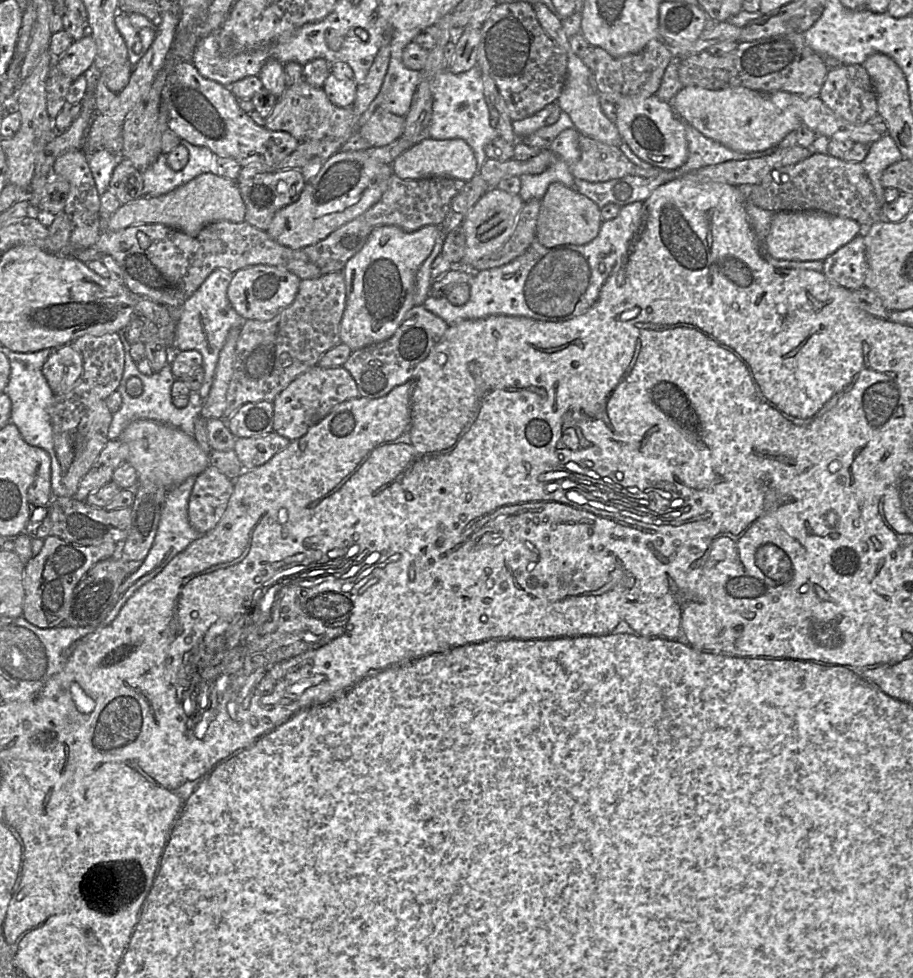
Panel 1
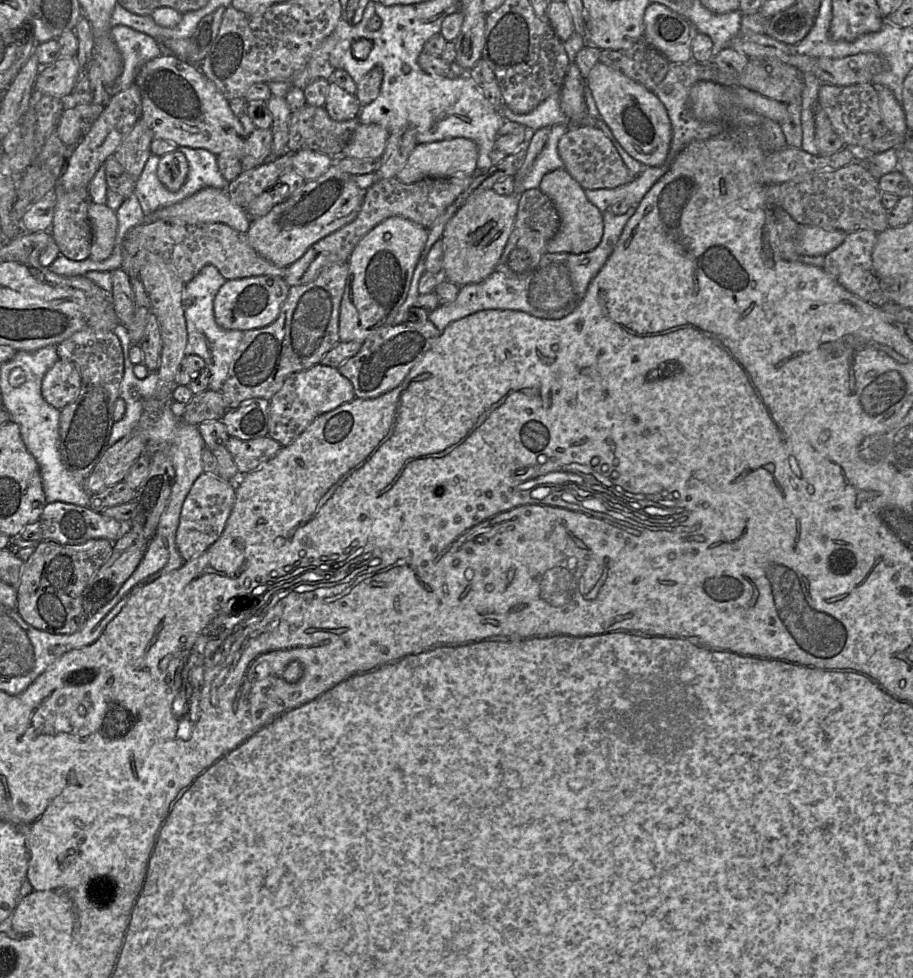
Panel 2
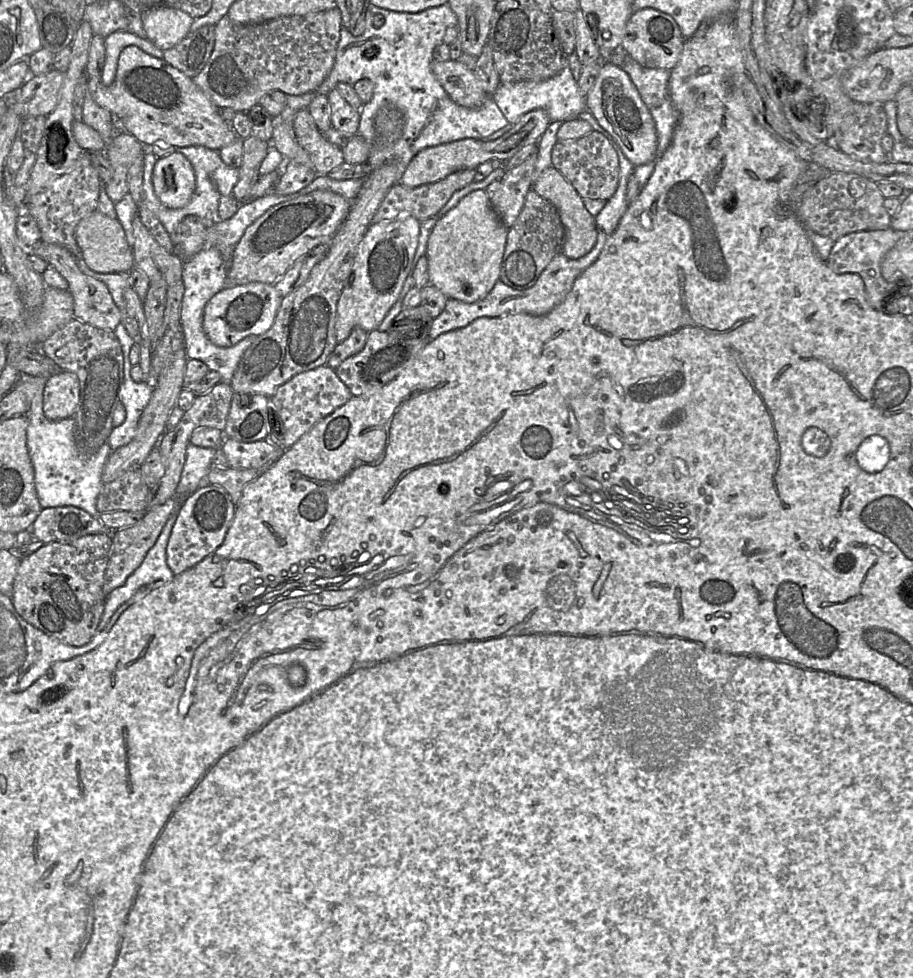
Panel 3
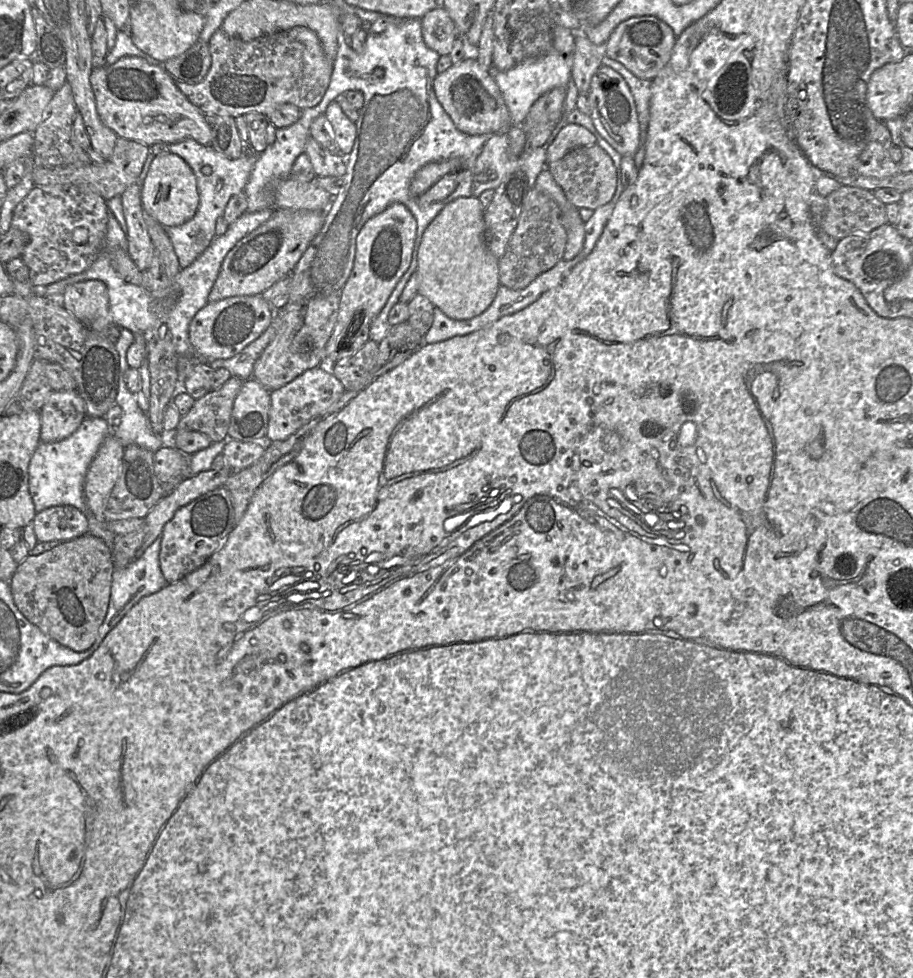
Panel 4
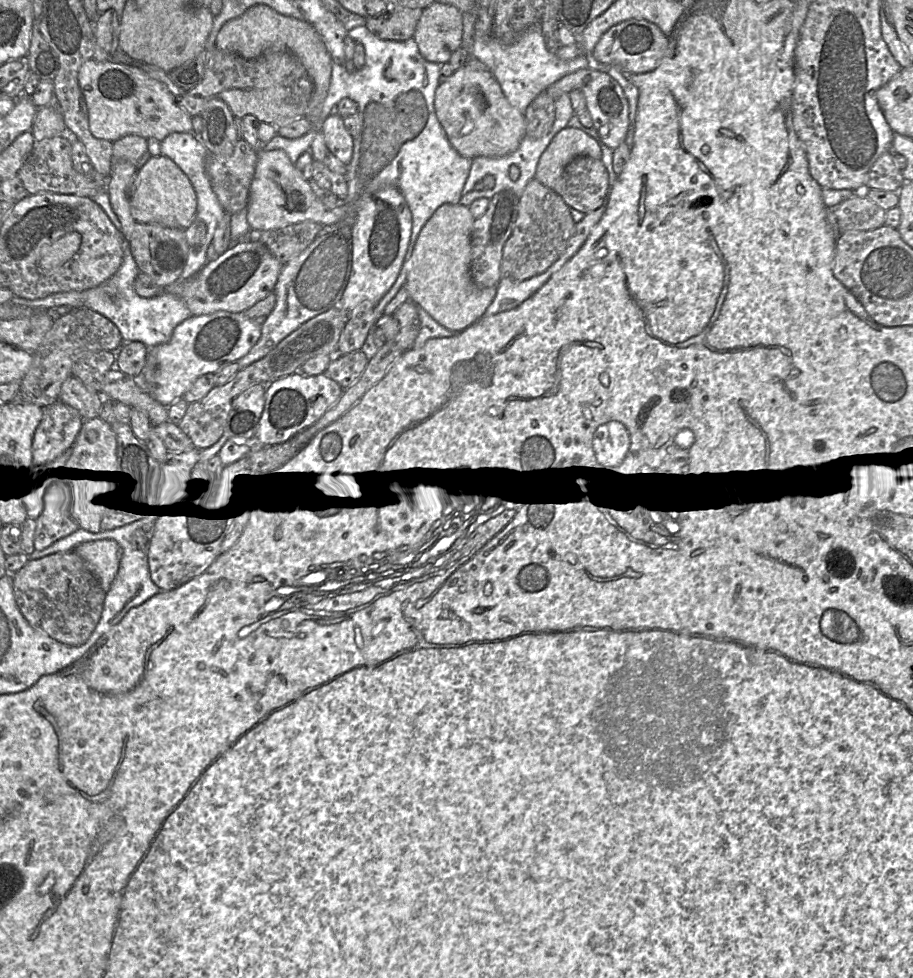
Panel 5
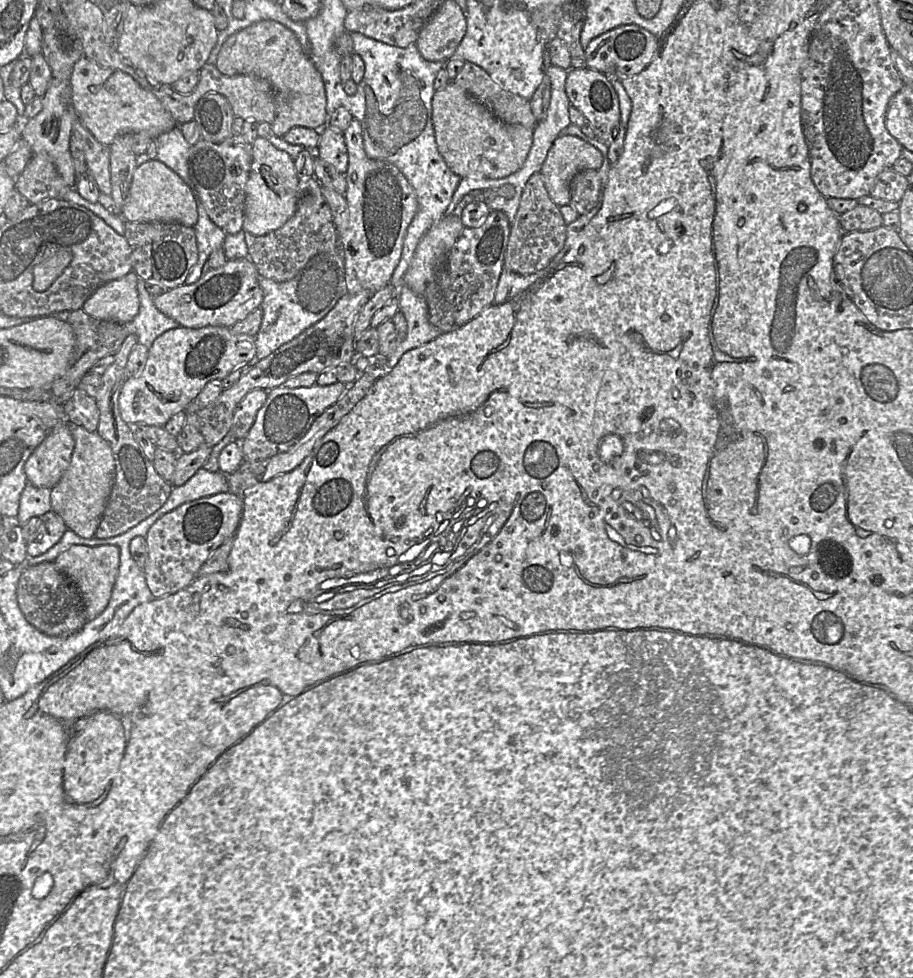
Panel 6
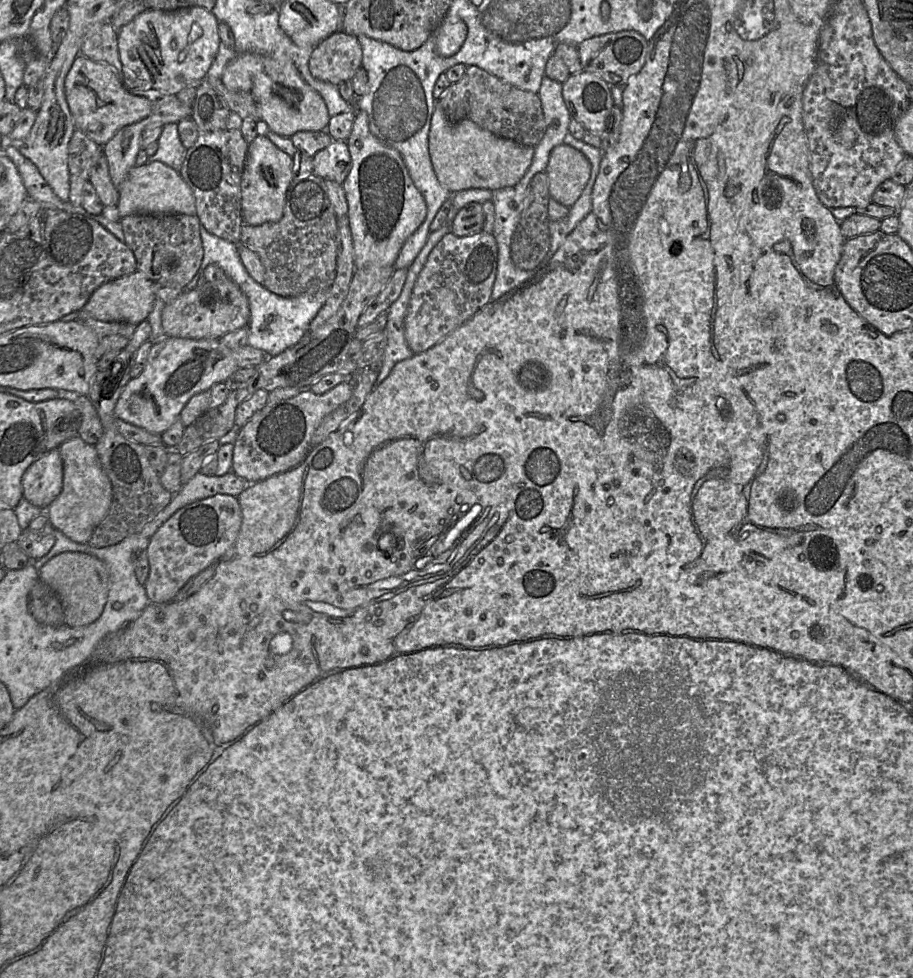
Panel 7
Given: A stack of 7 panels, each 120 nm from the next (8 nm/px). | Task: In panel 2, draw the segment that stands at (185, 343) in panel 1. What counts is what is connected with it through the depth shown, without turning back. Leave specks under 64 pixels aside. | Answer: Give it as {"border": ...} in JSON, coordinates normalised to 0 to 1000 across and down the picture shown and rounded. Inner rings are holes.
{"border":[[[228,270],[210,286],[202,290],[199,299],[199,311],[205,337],[203,362],[212,362],[222,366],[226,375],[230,379],[228,398],[232,400],[243,399],[252,371],[266,345],[266,338],[245,336],[238,331],[234,324],[234,305],[248,287],[235,272]]]}

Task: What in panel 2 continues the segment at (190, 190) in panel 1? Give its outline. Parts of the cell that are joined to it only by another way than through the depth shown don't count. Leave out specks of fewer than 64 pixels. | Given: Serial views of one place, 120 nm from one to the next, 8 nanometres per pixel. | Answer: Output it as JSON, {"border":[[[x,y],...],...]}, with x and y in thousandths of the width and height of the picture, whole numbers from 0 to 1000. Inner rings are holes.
{"border":[[[226,191],[195,208],[171,215],[160,221],[160,225],[205,230],[240,227],[268,238],[276,223],[268,213],[253,206],[249,194]]]}

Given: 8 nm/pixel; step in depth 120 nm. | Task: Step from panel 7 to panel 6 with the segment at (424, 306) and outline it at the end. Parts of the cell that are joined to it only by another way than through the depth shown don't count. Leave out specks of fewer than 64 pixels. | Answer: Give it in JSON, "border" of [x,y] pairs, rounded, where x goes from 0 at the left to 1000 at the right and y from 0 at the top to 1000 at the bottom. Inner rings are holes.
{"border":[[[545,215],[536,216],[524,232],[508,232],[505,236],[464,301],[470,328],[484,340],[504,335],[538,313],[552,273],[559,237],[560,229],[554,219]]]}

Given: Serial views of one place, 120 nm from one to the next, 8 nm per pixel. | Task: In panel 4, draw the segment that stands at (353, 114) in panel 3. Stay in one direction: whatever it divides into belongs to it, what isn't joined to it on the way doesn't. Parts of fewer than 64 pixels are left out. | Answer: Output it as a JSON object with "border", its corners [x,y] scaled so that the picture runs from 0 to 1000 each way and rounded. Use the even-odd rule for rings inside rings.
{"border":[[[367,102],[357,110],[356,120],[360,125],[367,147],[373,158],[380,161],[388,147],[390,126],[386,125],[375,113],[372,106]]]}

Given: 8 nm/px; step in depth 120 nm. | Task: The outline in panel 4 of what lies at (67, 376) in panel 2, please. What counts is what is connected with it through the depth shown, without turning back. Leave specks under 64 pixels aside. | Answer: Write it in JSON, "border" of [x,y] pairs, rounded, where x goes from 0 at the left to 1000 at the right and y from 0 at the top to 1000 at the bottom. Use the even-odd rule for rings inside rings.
{"border":[[[57,399],[45,417],[44,451],[58,453],[81,443],[95,426],[91,408],[83,399]]]}

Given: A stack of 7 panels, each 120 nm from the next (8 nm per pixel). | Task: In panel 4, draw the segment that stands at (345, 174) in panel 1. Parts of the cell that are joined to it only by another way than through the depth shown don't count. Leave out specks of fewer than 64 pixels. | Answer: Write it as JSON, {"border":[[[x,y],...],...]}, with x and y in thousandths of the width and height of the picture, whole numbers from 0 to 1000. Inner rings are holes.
{"border":[[[301,214],[294,225],[262,245],[249,259],[228,309],[255,303],[287,302],[300,289],[317,281],[332,258],[354,231],[356,217]]]}

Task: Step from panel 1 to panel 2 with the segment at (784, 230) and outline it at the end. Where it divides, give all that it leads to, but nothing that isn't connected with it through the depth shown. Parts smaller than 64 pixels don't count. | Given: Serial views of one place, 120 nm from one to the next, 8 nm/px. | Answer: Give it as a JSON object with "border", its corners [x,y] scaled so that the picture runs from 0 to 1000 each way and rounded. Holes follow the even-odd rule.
{"border":[[[875,230],[871,256],[883,262],[904,262],[923,248],[929,238],[922,235],[906,236],[895,231]]]}

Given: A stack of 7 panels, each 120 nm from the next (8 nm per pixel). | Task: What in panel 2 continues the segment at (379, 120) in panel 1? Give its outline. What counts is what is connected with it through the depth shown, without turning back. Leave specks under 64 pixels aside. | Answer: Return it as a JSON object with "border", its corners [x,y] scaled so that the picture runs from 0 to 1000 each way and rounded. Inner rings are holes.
{"border":[[[394,127],[375,154],[376,161],[400,163],[416,162],[427,136],[413,127]]]}

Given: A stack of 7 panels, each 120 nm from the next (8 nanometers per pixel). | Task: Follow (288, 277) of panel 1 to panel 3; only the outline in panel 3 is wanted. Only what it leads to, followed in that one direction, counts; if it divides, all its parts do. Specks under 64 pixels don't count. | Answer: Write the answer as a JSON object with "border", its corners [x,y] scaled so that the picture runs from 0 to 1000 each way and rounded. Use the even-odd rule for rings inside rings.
{"border":[[[275,288],[246,292],[225,312],[223,339],[229,348],[240,355],[254,355],[268,345],[289,342],[298,334],[309,306],[299,290]]]}

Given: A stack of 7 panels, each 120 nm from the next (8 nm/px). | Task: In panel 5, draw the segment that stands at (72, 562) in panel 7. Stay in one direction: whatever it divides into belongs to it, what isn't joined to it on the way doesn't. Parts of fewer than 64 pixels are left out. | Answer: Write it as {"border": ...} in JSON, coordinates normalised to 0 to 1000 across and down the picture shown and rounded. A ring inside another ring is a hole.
{"border":[[[113,551],[88,555],[81,563],[92,573],[112,602],[117,605],[130,582],[133,558],[123,551]]]}

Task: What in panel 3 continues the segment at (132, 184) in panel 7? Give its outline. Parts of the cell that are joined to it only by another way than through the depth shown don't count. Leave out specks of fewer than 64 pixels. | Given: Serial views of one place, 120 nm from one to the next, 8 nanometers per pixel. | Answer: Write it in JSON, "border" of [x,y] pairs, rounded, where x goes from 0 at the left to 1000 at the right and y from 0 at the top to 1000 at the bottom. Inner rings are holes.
{"border":[[[188,155],[172,161],[168,171],[166,188],[175,207],[187,214],[200,213],[214,194],[214,177],[206,163]]]}

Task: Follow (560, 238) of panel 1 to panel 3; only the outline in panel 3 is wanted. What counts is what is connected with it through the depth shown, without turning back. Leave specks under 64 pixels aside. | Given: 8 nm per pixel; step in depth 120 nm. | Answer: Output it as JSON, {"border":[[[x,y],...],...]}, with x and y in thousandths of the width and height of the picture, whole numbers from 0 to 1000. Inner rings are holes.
{"border":[[[607,171],[595,174],[584,187],[583,194],[605,208],[611,215],[618,231],[618,246],[614,259],[622,264],[632,265],[647,257],[654,245],[652,222],[641,213],[639,204],[625,187]]]}

